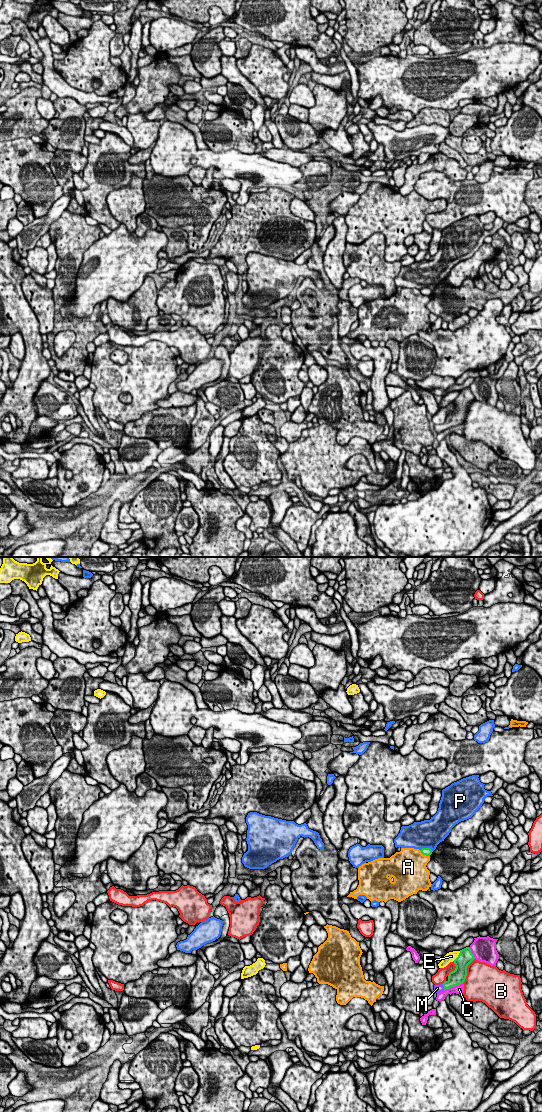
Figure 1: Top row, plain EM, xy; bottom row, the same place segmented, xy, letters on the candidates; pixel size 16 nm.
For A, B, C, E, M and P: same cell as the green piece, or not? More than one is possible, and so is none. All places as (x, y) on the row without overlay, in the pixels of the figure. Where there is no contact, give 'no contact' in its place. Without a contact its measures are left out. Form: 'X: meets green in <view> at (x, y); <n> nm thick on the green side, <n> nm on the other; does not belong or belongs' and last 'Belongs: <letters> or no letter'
A: meets green in xy at (424, 294); 130 nm thick on the green side, 460 nm on the other; does not belong
B: meets green in xy at (466, 411); 240 nm thick on the green side, 460 nm on the other; does not belong
C: meets green in xy at (453, 426); 240 nm thick on the green side, 160 nm on the other; does not belong
E: meets green in xy at (458, 396); 240 nm thick on the green side, 160 nm on the other; does not belong
M: meets green in xy at (443, 426); 240 nm thick on the green side, 130 nm on the other; belongs
P: meets green in xy at (426, 288); 130 nm thick on the green side, 440 nm on the other; does not belong
Belongs: M

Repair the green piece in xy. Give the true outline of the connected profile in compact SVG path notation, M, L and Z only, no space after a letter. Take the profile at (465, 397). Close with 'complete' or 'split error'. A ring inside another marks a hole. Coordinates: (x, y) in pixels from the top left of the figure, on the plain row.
M470 387L460 390L458 397L454 400L455 410L450 412L448 420L443 424L434 425L434 430L438 434L450 427L463 424L467 416L467 407L475 399Z | split error

